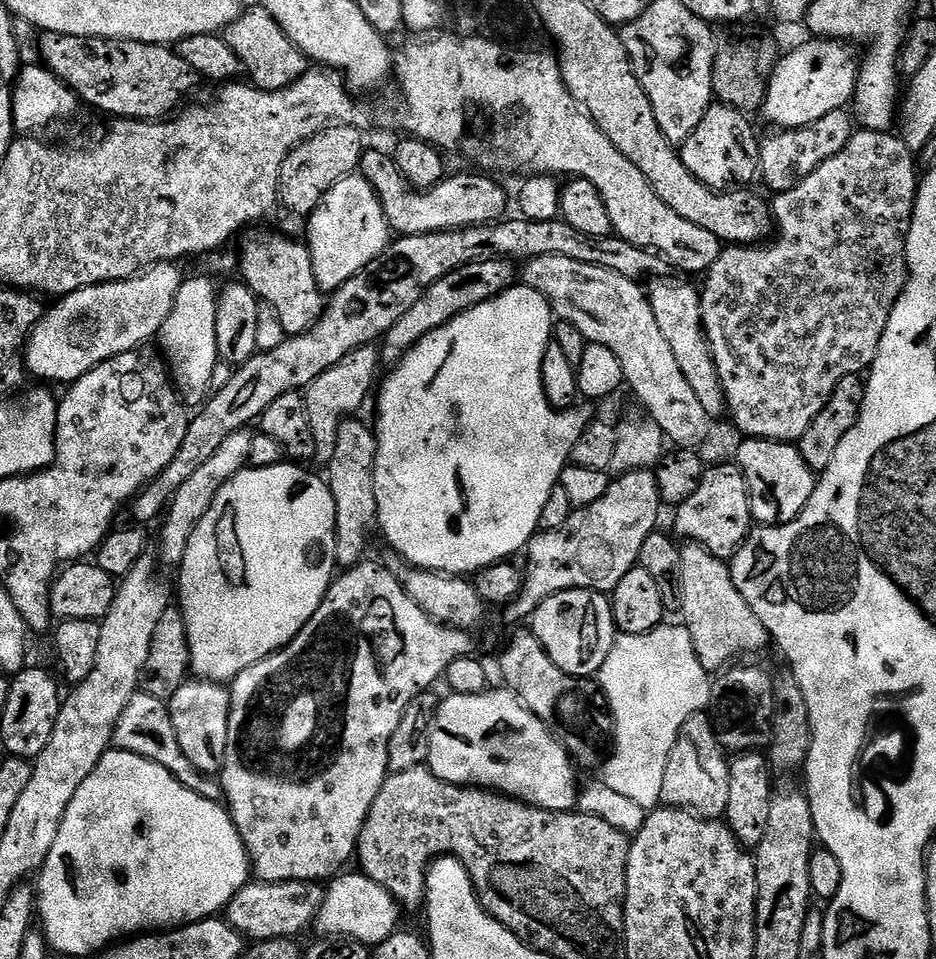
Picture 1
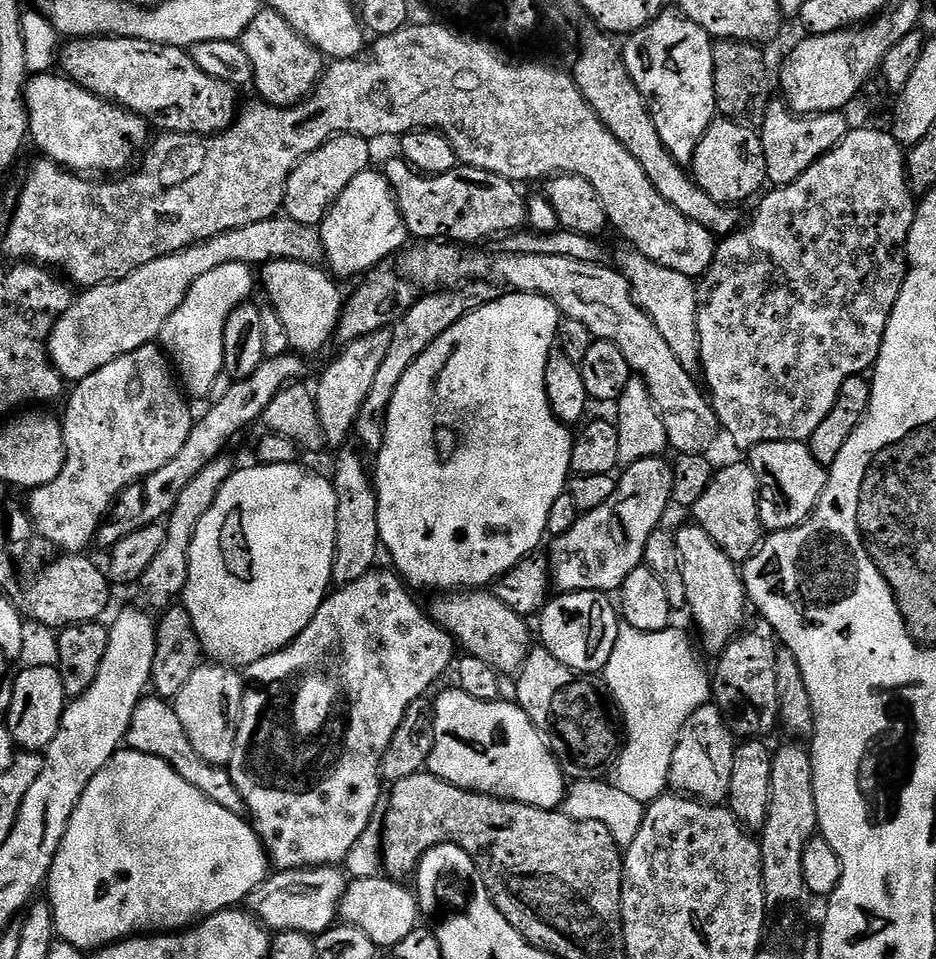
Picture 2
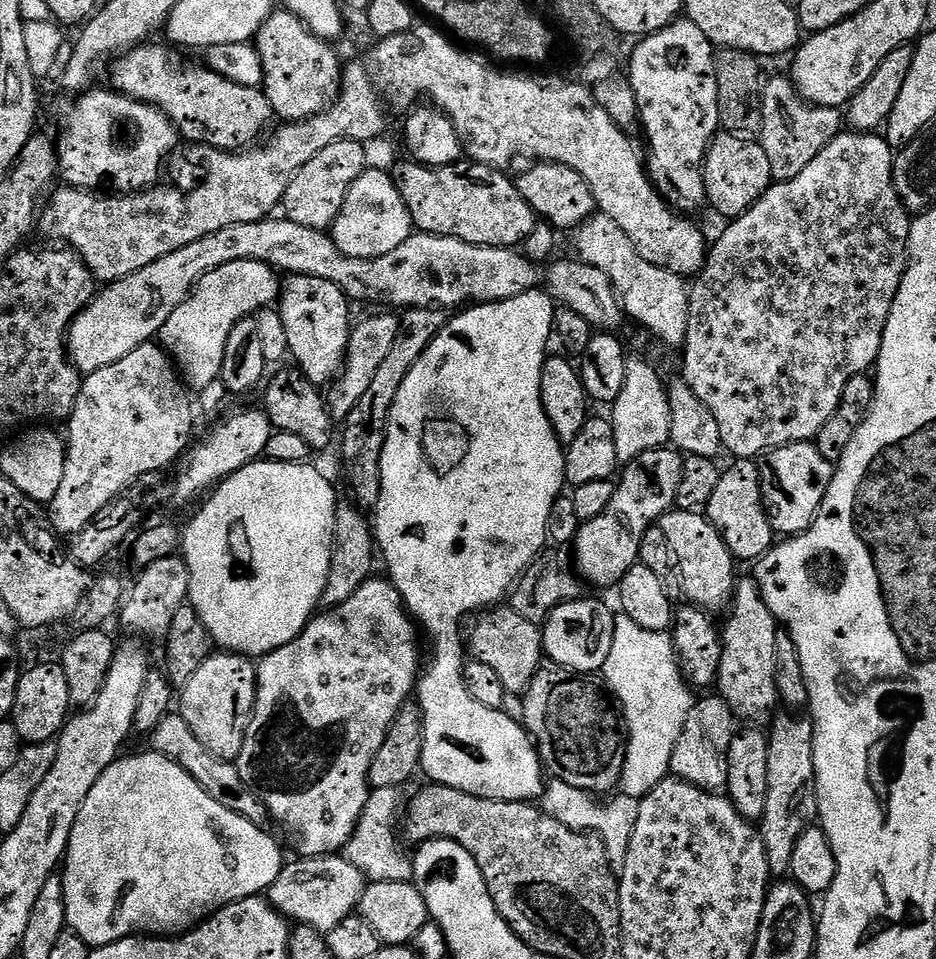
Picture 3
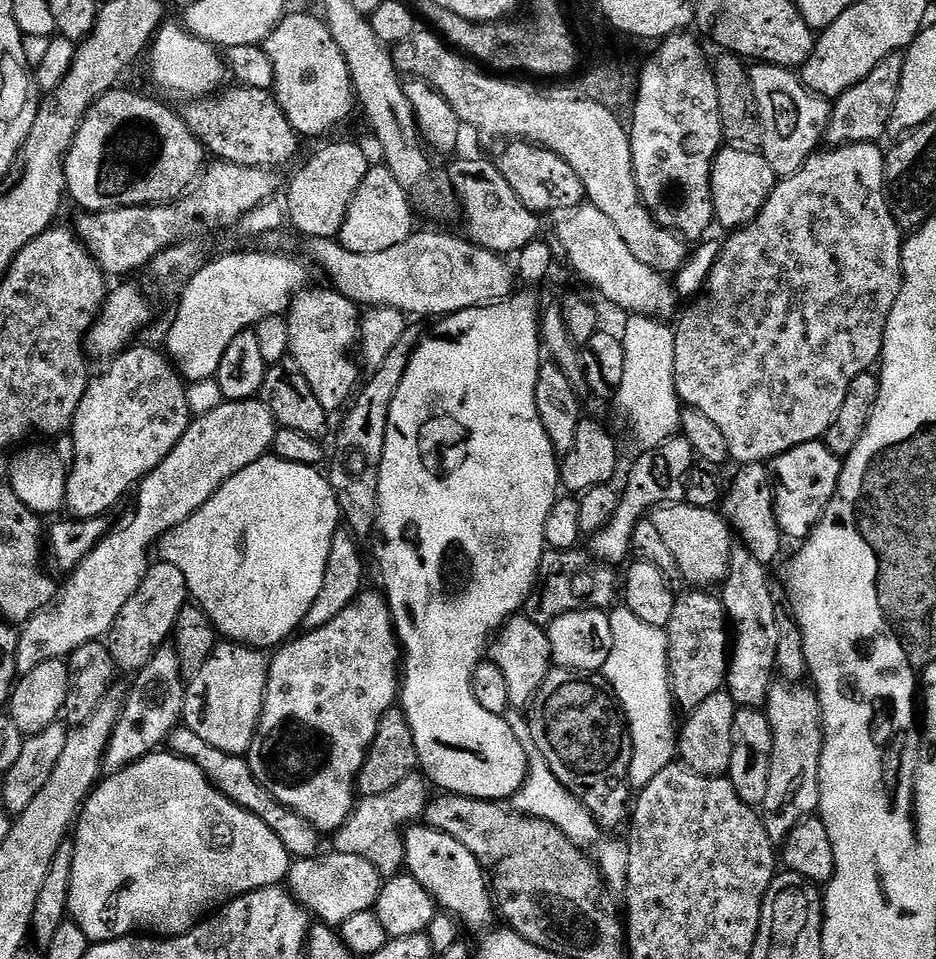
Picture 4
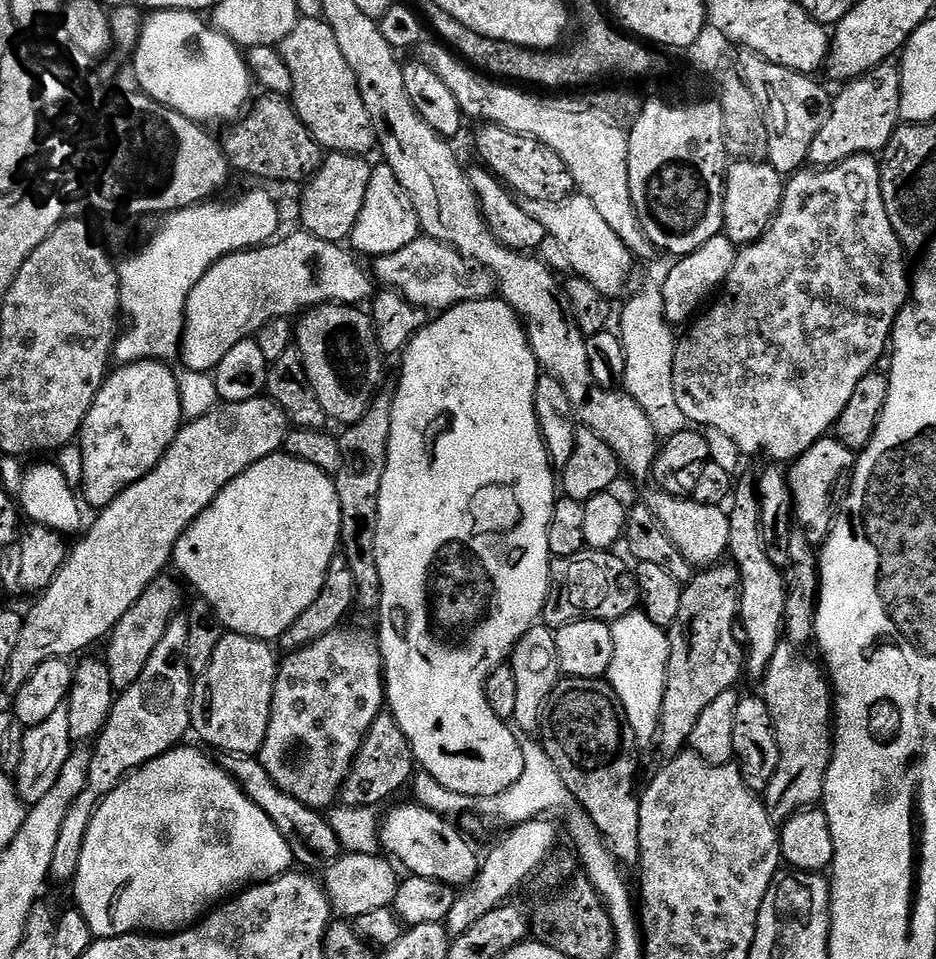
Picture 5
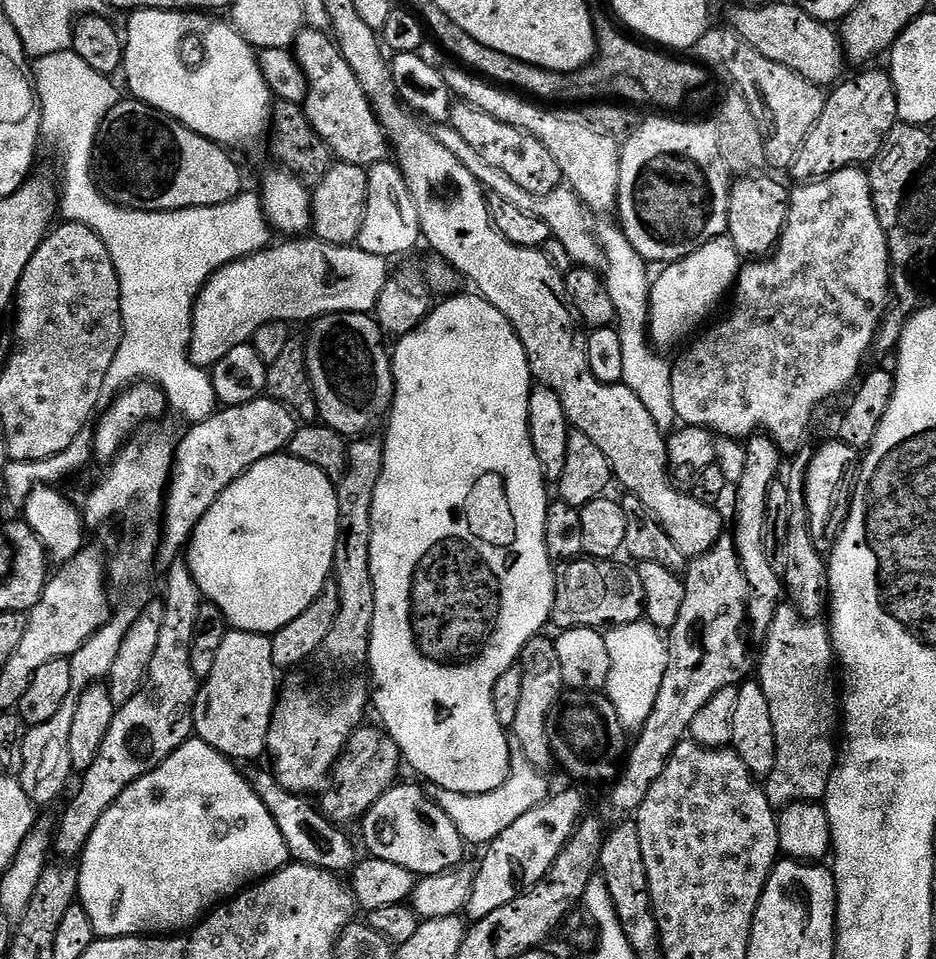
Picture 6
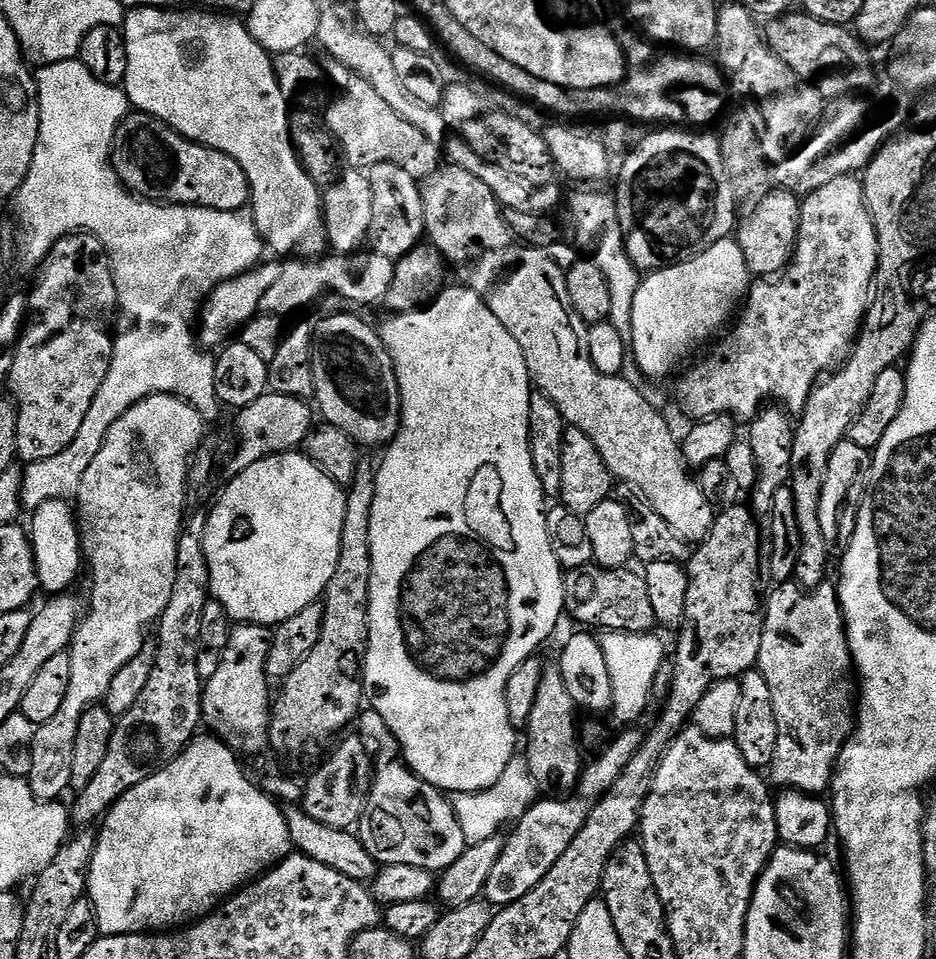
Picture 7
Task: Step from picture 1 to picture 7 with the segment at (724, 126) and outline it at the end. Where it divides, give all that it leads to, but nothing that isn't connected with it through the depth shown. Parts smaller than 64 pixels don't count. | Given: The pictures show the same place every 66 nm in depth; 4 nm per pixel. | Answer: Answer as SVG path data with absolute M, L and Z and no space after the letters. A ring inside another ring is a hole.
M773 187L751 205L749 216L739 217L734 238L746 258L749 273L756 278L775 278L788 267L796 249L801 197L785 188Z

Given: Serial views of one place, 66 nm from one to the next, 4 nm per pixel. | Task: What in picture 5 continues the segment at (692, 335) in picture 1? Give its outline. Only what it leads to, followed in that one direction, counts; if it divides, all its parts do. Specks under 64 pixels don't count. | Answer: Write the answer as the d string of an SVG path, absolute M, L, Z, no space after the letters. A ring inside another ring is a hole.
M573 194L554 202L538 202L537 200L524 200L524 209L530 218L542 222L548 232L551 243L560 247L564 260L573 269L575 275L590 282L590 285L600 291L603 296L613 298L624 288L628 280L628 271L632 268L634 257L628 247L610 230L610 226L598 214L594 202L590 198Z

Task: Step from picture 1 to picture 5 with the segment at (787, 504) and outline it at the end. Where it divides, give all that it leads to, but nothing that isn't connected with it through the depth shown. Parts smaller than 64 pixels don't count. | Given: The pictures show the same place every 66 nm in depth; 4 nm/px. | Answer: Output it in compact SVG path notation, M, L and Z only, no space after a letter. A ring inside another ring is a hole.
M825 438L817 440L806 454L802 454L796 460L791 461L787 469L788 491L792 497L792 510L795 523L799 531L803 532L805 538L812 545L819 546L828 537L828 529L832 527L832 517L834 515L834 500L832 495L836 492L836 483L840 480L840 475L847 473L854 464L854 453L842 442L835 438Z

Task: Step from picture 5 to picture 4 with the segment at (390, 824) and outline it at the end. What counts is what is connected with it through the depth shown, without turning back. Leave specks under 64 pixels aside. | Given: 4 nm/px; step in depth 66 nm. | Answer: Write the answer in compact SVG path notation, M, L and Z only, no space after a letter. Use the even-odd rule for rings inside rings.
M412 826L403 833L404 841L404 863L406 865L407 875L412 876L423 886L430 895L436 899L437 905L445 913L456 917L457 921L465 929L480 928L483 924L488 924L492 920L492 912L494 916L494 900L490 895L490 884L484 881L486 876L485 868L476 861L475 851L466 846L462 846L462 842L458 842L454 838L450 838L450 834L439 832L427 826Z

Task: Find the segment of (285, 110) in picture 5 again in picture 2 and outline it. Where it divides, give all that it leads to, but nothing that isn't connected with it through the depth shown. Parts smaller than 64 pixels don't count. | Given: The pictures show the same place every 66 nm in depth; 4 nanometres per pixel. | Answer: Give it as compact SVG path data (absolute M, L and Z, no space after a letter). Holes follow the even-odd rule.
M125 36L72 38L59 49L58 68L69 80L90 90L90 94L138 114L143 120L149 121L153 129L160 128L156 130L164 134L185 132L187 136L214 136L223 132L238 115L237 89L231 88L226 82L218 82L218 78L210 78L206 70L201 70L194 63L191 51L187 48Z

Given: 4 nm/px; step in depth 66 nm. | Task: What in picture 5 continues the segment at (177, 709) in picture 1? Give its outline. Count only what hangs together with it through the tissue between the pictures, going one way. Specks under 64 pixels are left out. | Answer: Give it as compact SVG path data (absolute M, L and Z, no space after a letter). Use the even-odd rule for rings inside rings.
M225 631L223 638L210 658L210 666L201 676L195 677L192 685L192 727L209 749L217 748L217 753L234 756L256 756L266 738L266 730L272 713L272 699L276 685L278 656L272 653L273 645L267 640L255 640L237 632Z

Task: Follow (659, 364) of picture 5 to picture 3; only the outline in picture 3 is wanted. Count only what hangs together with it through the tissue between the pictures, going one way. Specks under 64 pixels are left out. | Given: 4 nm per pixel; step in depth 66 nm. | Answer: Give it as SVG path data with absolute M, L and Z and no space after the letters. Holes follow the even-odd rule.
M631 357L627 364L625 385L610 408L615 446L621 465L629 464L648 450L665 447L671 441L670 406L665 381L657 370L642 358Z

